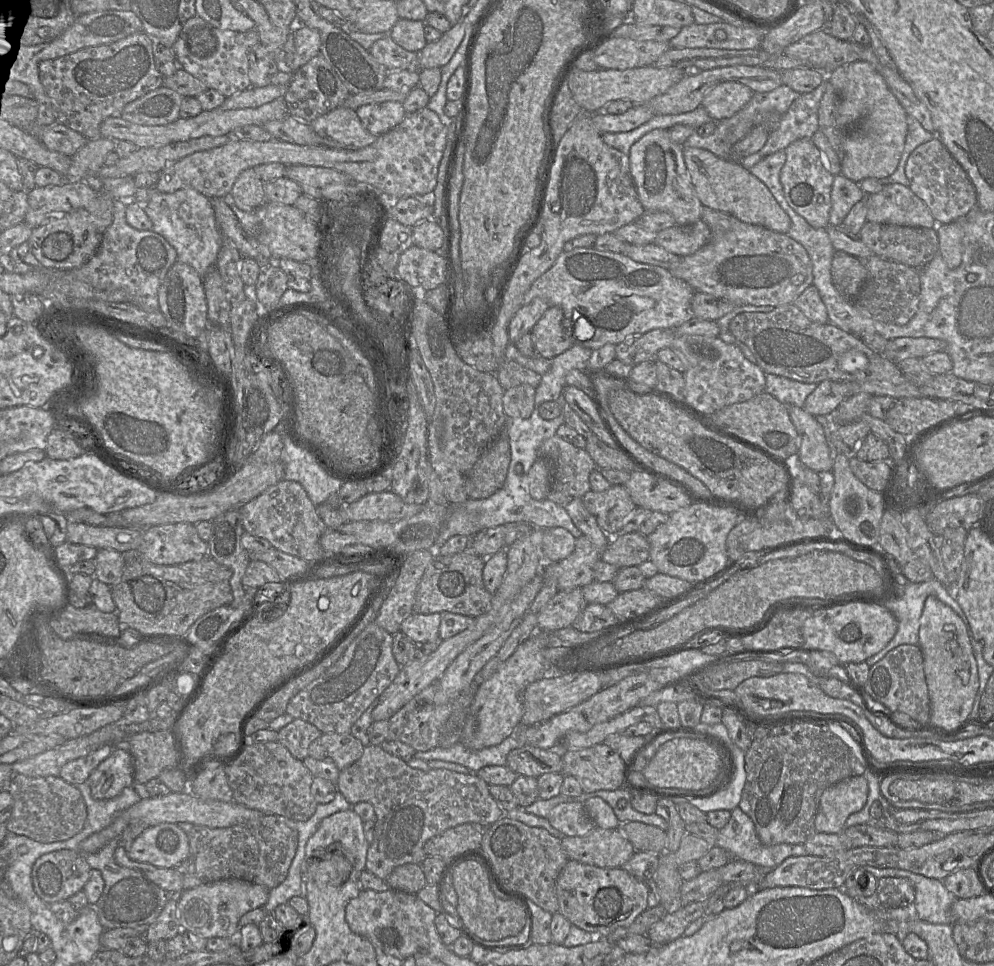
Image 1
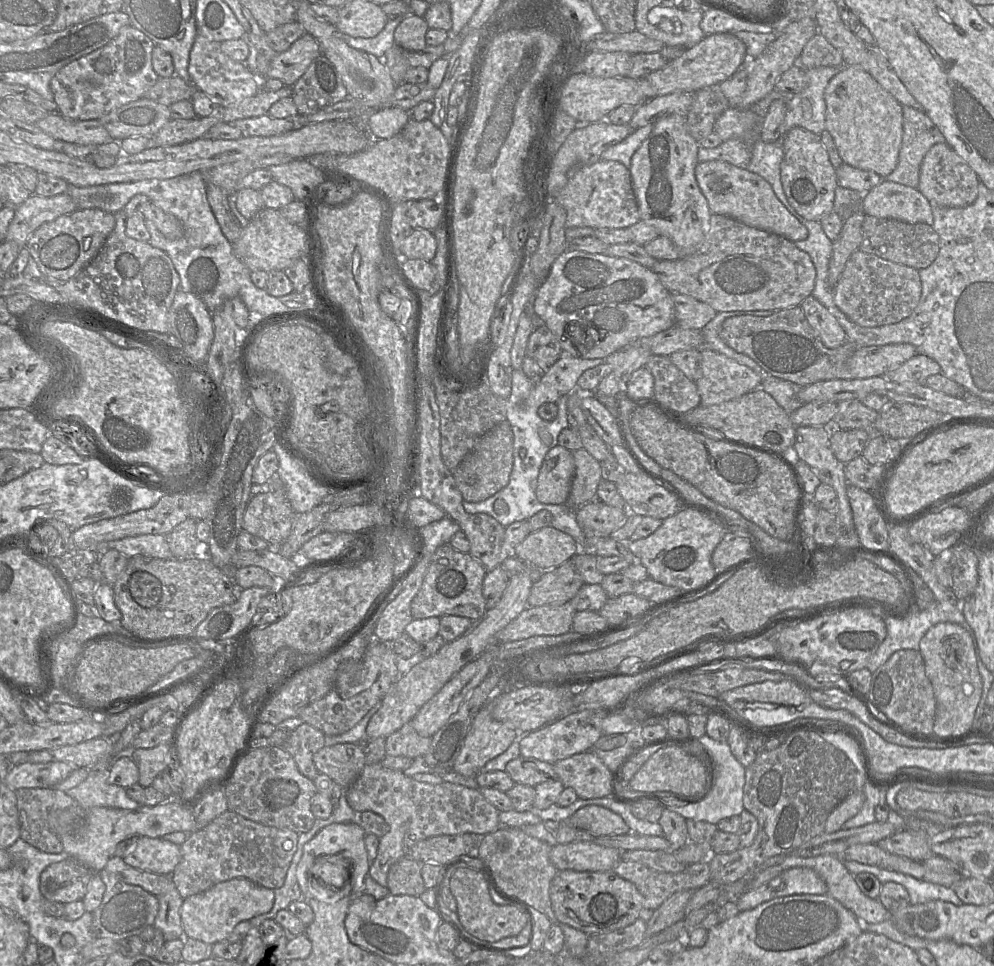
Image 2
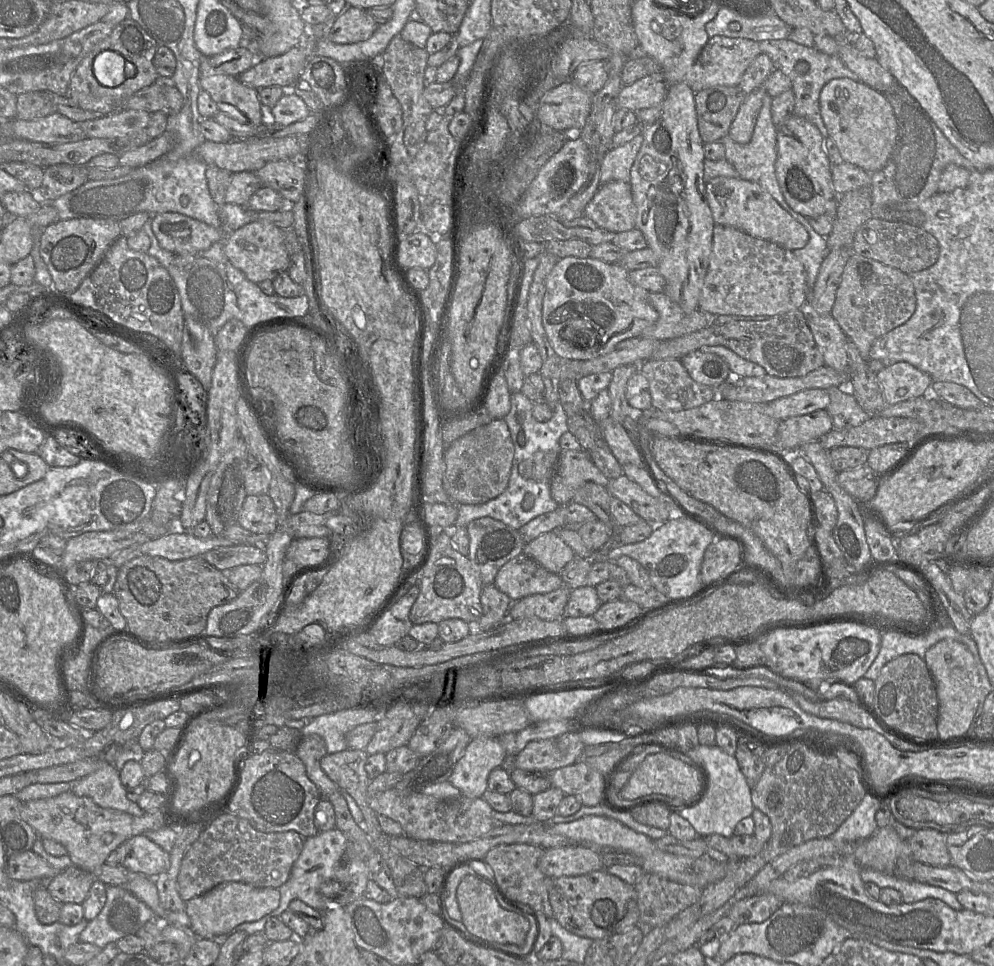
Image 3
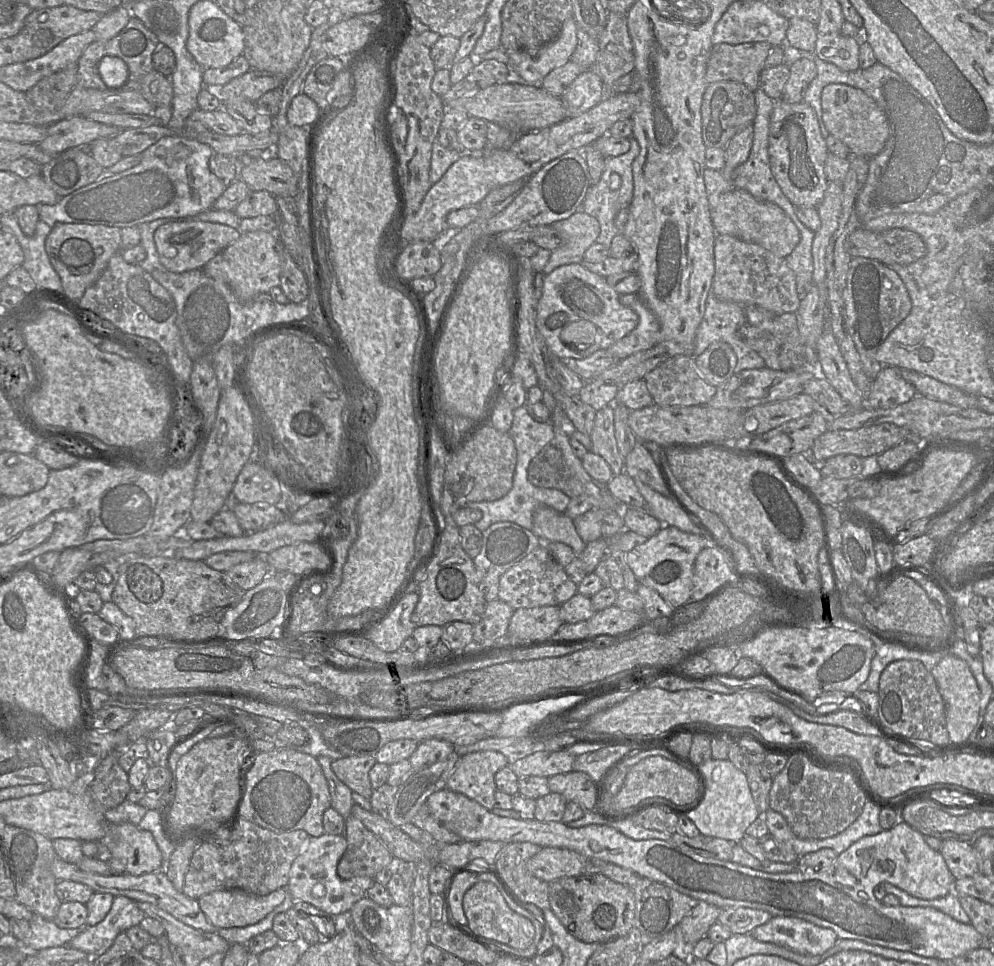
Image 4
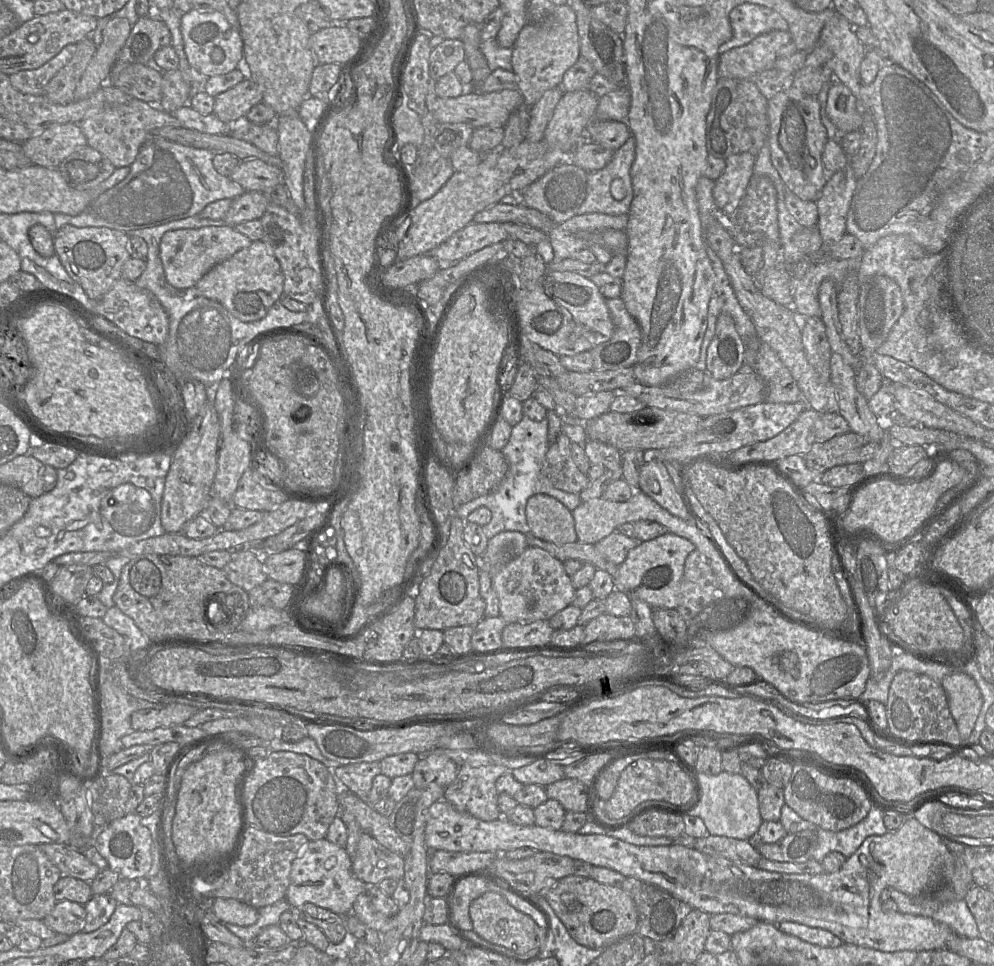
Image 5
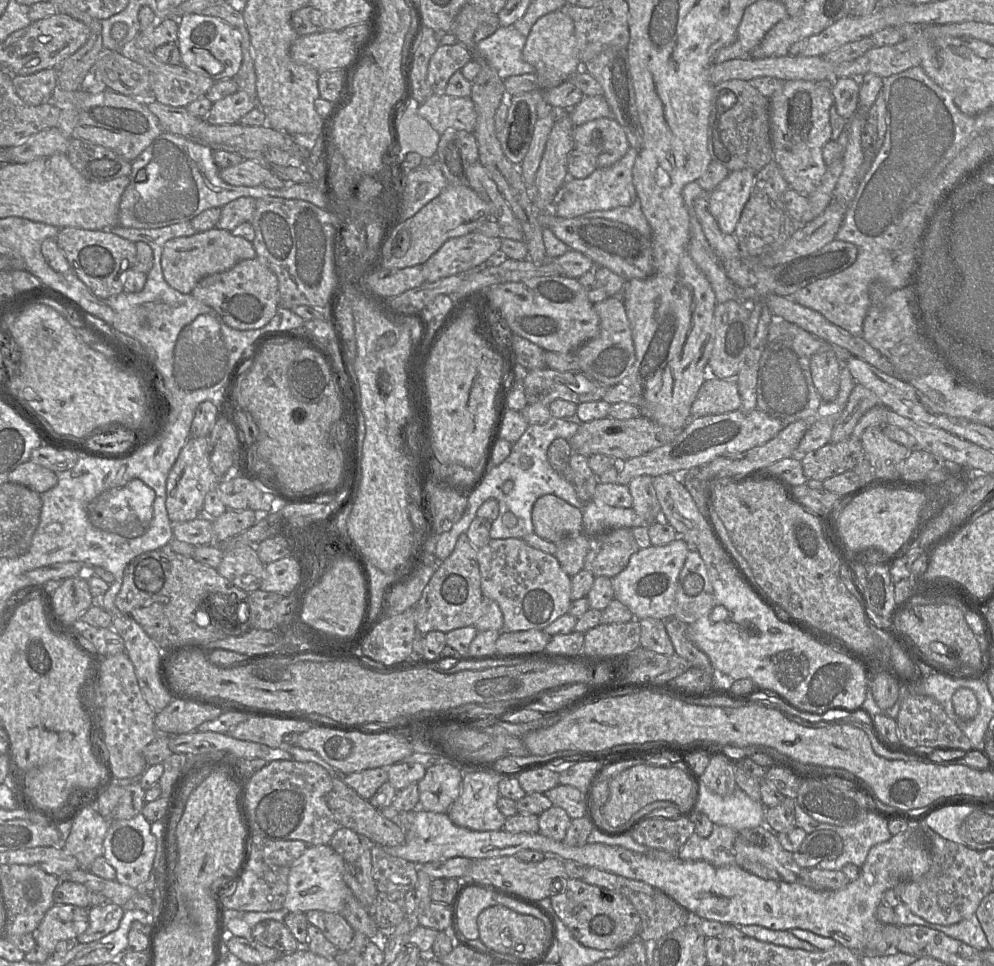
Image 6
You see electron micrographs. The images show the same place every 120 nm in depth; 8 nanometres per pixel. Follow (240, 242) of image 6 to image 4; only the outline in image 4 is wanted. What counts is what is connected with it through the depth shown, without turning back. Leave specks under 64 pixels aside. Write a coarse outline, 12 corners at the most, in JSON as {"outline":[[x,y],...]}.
{"outline":[[219,223],[159,226],[160,263],[174,273],[203,267],[241,236]]}

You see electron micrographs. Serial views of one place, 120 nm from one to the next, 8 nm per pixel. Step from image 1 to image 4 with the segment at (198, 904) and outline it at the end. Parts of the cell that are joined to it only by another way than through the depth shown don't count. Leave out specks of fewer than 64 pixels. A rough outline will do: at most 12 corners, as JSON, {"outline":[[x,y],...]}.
{"outline":[[241,889],[197,901],[216,928],[254,925],[282,904]]}

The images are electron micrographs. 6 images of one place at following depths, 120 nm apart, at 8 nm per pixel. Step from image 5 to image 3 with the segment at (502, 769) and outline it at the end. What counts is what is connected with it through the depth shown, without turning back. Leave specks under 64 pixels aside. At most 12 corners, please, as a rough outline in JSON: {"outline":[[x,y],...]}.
{"outline":[[497,736],[471,738],[448,781],[482,797],[507,753]]}

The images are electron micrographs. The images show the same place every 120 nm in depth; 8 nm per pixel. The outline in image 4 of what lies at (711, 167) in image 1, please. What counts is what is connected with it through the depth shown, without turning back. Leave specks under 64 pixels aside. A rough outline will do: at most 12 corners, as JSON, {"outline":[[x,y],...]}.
{"outline":[[744,189],[712,209],[717,234],[758,244],[779,257],[800,241],[780,207]]}

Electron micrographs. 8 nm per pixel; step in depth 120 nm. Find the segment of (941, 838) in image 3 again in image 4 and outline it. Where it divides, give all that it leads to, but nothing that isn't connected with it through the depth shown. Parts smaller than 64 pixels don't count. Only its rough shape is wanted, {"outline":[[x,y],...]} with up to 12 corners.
{"outline":[[940,840],[939,852],[955,879],[978,872],[971,842]]}

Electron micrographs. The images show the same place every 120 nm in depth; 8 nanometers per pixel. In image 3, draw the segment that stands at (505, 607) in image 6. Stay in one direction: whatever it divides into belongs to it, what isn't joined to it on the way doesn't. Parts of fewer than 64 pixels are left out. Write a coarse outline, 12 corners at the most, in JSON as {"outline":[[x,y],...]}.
{"outline":[[521,553],[494,585],[512,601],[556,590],[559,573]]}

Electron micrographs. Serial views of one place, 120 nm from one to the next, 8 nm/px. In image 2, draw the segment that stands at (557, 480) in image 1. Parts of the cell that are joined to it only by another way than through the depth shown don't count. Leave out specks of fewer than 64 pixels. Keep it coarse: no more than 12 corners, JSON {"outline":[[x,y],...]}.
{"outline":[[584,448],[572,452],[575,474],[566,505],[597,499],[600,462]]}

